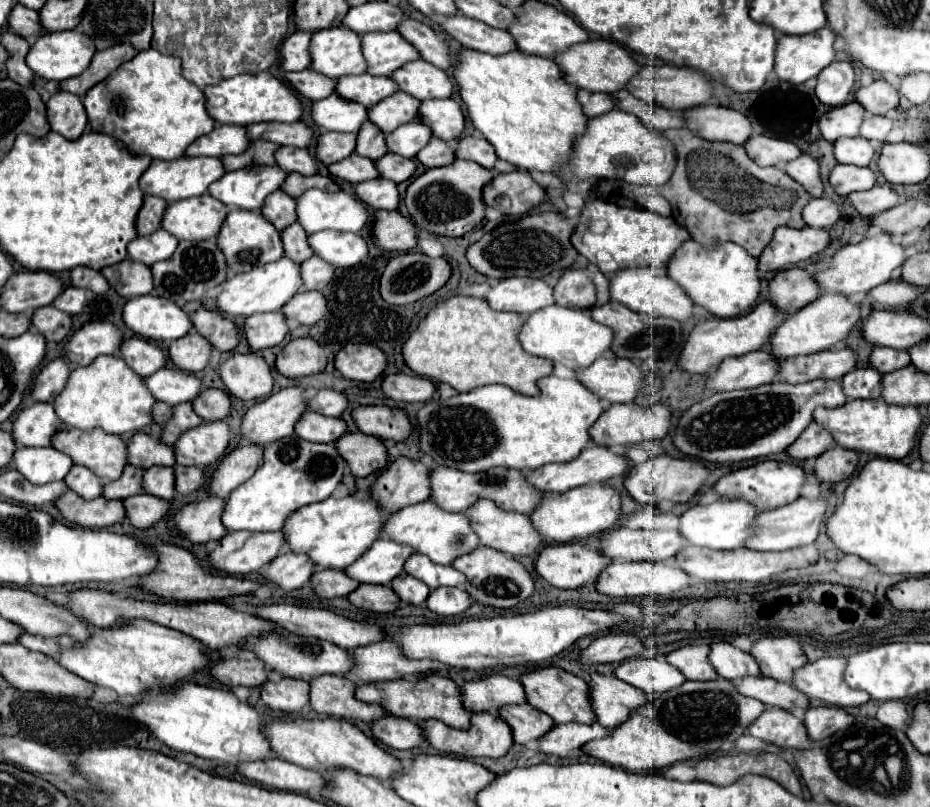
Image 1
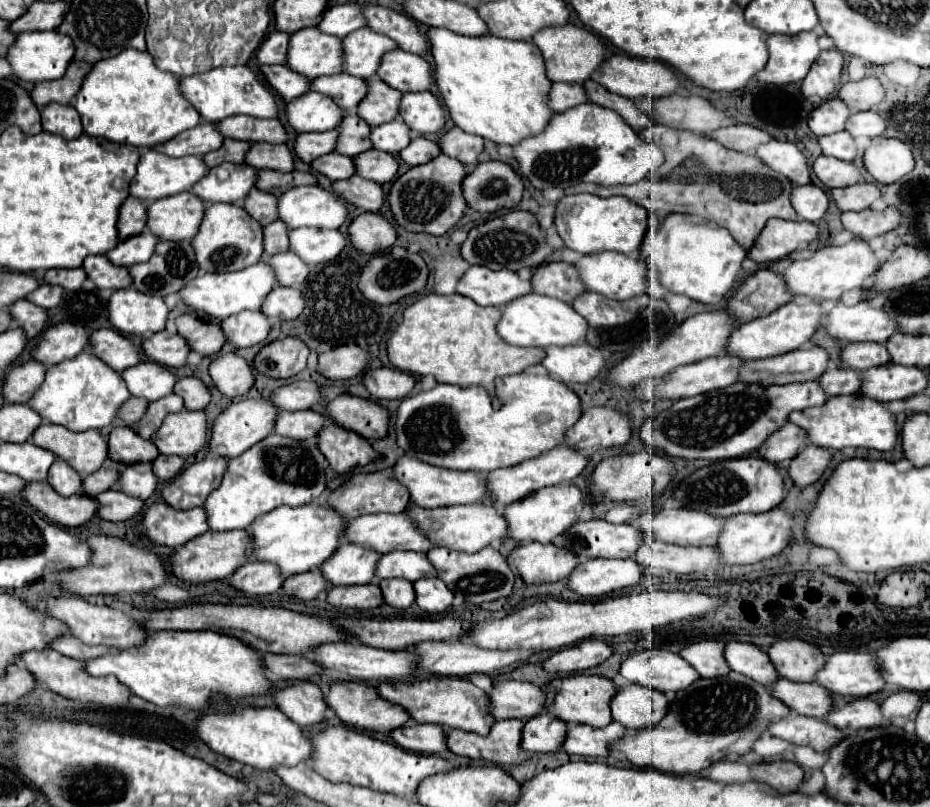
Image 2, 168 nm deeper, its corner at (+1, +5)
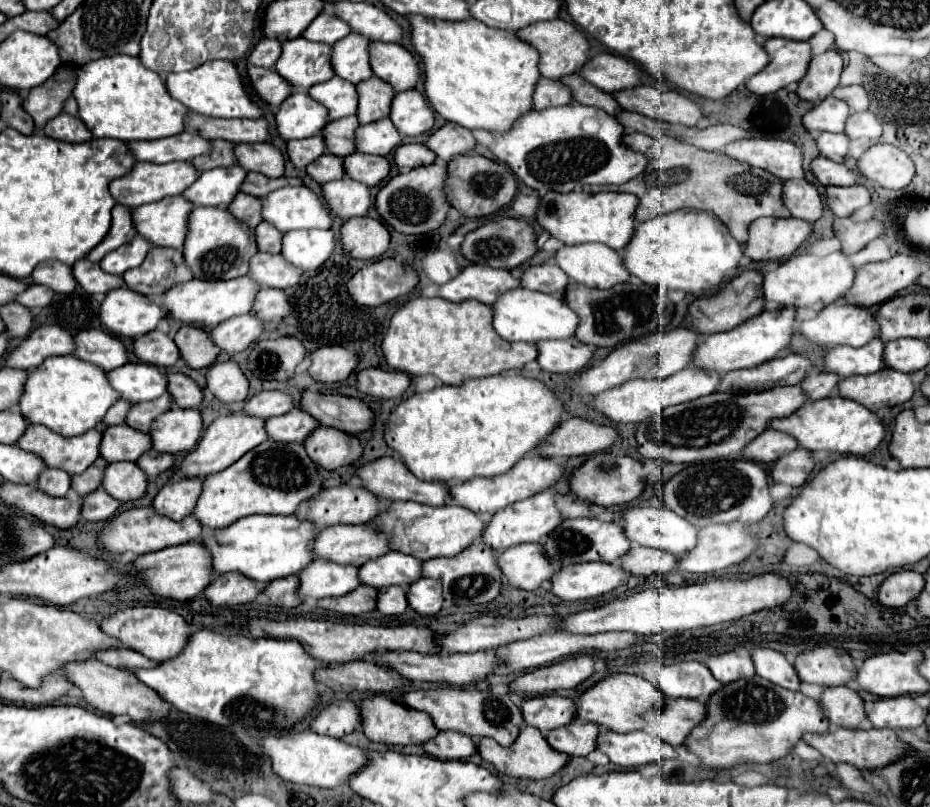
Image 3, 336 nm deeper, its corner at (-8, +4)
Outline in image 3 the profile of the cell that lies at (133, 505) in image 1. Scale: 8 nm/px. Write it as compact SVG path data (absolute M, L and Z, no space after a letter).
M97 488L95 492L91 492L91 496L83 496L83 512L81 518L89 520L89 522L105 522L109 518L113 518L121 508L121 502L111 498L103 488Z

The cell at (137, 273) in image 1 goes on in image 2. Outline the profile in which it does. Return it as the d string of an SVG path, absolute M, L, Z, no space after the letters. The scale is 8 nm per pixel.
M90 255L84 259L88 279L96 283L98 289L126 289L134 281L130 281L130 271L126 267L118 267L110 263L104 255Z

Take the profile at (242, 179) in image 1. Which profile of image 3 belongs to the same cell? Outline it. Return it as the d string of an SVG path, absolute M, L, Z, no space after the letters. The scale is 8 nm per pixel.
M237 166L207 170L183 190L183 198L193 206L227 206L239 192L245 174L247 172Z

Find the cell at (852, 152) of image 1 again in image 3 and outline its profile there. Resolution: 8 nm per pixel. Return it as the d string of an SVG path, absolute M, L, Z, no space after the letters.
M821 132L817 136L817 148L821 156L831 158L833 162L843 162L849 148L849 138L845 134L833 134L833 132Z

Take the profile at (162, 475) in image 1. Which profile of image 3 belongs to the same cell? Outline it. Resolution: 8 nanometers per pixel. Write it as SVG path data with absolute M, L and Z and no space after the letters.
M135 462L107 464L103 472L103 490L117 500L137 500L147 490L147 476Z

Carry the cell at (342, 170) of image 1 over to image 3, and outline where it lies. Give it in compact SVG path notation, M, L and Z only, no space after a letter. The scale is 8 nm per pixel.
M331 154L319 156L319 160L311 162L305 170L307 170L307 174L309 174L315 182L319 182L319 184L331 182L331 180L341 180L341 178L345 176L343 160L337 158L337 156L331 156Z

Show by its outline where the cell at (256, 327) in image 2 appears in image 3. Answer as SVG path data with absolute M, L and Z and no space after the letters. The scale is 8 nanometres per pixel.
M249 314L249 316L235 316L211 328L209 336L215 342L215 346L221 348L221 352L233 356L249 348L249 344L257 342L261 332L263 332L263 322L257 320L253 314Z

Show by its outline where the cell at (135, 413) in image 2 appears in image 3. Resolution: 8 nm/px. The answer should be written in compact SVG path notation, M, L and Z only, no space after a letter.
M117 400L117 402L107 410L107 416L103 416L101 422L107 424L107 426L111 426L111 424L123 424L129 408L131 408L131 402L127 402L127 400Z

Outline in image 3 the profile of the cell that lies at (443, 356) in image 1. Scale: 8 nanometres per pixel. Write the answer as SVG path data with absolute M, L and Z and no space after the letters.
M417 296L405 302L393 314L389 330L381 342L381 350L383 350L383 356L389 368L401 370L409 376L433 374L443 384L461 384L467 378L483 378L483 376L499 374L503 370L511 370L511 368L523 368L527 362L537 358L535 344L511 344L495 336L491 320L493 320L493 310L487 304L479 304L477 300L467 300L463 304L451 304L443 298Z

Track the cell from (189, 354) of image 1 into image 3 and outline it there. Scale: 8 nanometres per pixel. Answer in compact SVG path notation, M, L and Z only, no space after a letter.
M151 330L151 332L135 338L133 354L141 362L153 364L153 366L171 366L179 360L179 348L167 334L159 332L159 330Z

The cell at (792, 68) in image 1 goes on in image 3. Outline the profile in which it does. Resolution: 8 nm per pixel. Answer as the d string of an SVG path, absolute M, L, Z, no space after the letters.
M769 38L763 42L769 56L767 68L747 80L747 90L755 94L771 94L791 82L799 82L811 60L809 42L795 42L787 38Z

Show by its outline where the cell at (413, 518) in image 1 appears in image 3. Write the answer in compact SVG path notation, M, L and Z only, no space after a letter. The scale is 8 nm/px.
M331 526L317 532L313 540L313 554L337 564L363 566L365 562L387 554L389 536L379 528L359 526Z

